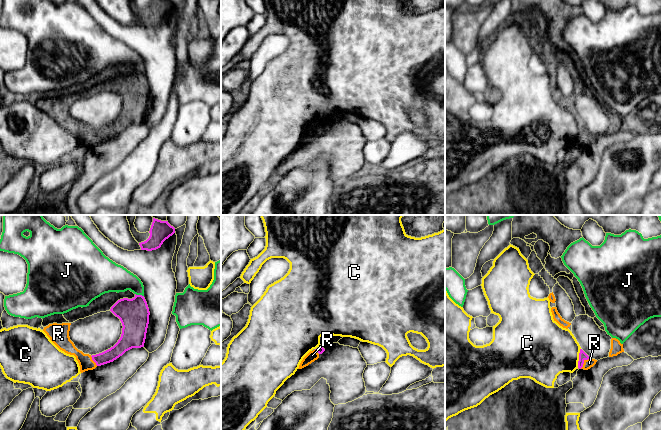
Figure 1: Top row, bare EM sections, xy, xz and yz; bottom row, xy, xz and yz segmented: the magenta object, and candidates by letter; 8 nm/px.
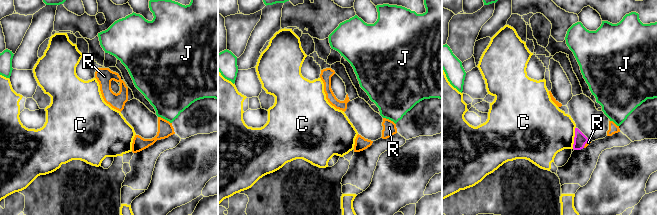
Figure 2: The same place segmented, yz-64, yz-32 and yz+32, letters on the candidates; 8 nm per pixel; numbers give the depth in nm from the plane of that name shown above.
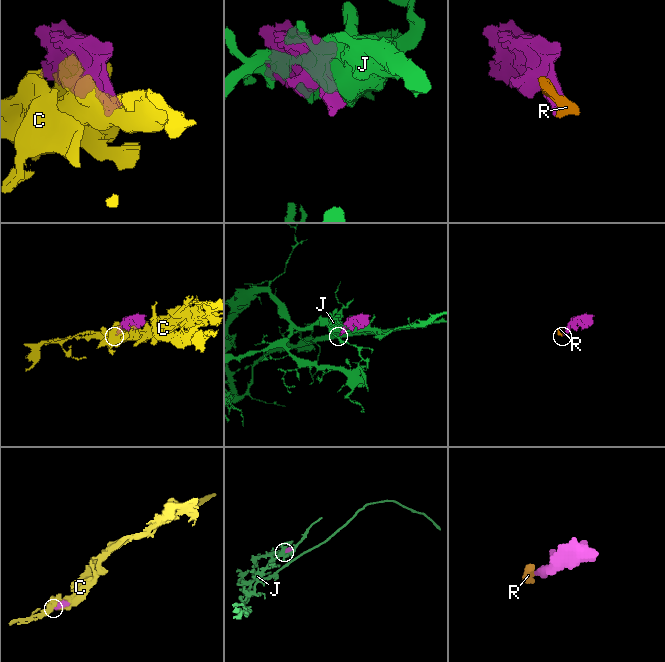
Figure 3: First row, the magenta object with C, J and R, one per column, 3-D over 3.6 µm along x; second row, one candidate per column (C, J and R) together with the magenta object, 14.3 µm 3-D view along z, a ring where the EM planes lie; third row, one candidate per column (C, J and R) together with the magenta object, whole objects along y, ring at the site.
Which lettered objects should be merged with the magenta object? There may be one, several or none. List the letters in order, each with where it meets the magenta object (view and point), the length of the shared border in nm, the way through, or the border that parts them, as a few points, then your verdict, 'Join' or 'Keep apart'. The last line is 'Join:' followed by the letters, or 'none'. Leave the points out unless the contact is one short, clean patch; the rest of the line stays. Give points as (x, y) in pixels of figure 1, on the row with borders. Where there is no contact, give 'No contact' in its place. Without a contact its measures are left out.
C: Touches magenta at yz (579, 358). Shared border 160 nm. Keep apart
J: Touches magenta at xy (139, 295). Shared border 80 nm. Keep apart
R: Touches magenta at yz (583, 362). Shared border 120 nm. Path across: yz (583, 356), (583, 362), (589, 363). Join
Join: R

